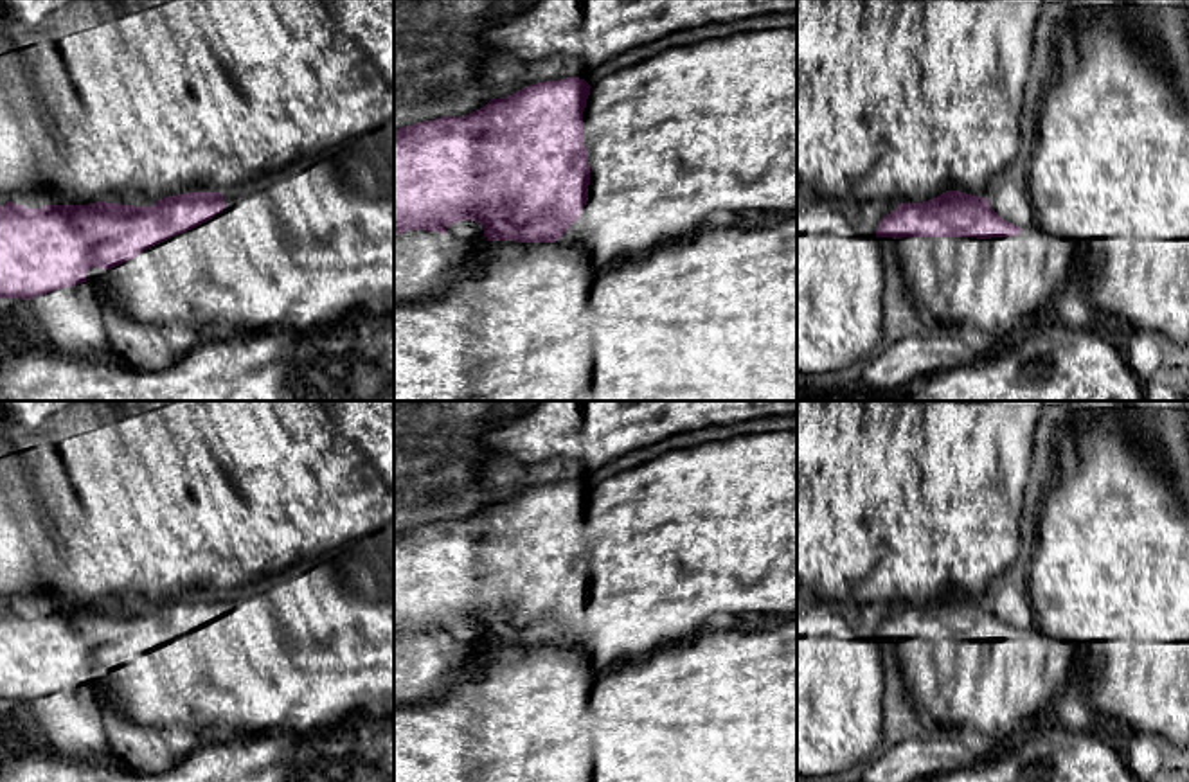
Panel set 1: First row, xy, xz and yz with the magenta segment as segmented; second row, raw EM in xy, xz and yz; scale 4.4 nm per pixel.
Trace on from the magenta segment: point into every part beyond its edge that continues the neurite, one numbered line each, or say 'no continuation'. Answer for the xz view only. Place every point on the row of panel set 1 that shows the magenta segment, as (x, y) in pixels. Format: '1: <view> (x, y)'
1: xz (711, 126)

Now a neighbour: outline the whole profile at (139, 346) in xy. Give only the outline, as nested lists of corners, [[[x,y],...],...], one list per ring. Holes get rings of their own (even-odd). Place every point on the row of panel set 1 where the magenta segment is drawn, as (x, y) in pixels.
[[[103,284],[95,286],[103,309],[106,354],[137,370],[164,370],[183,347],[173,347],[164,329],[140,324],[124,315]]]

